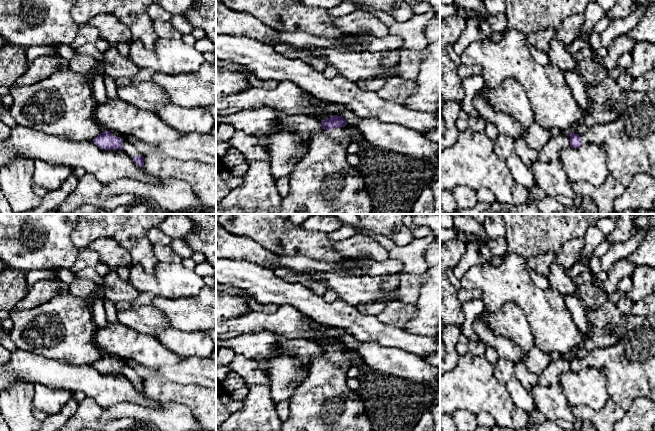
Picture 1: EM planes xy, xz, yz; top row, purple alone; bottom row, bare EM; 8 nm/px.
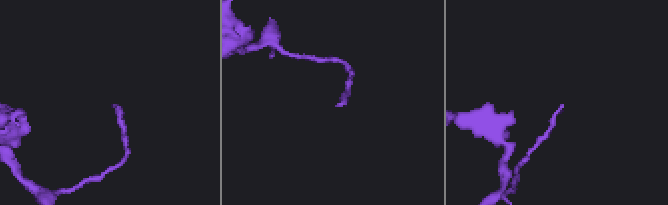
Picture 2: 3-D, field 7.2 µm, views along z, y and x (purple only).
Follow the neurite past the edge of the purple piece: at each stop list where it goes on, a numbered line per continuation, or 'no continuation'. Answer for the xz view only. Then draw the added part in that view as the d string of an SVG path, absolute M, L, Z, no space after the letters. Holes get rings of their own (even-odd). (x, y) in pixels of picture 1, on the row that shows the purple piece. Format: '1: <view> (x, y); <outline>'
1: xz (324, 182); M348 127L313 135L308 152L290 174L289 193L277 214L372 214L373 202L364 179L347 160L347 148L354 140L357 138Z

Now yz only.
1: yz (629, 142); M655 89L643 101L627 107L624 113L608 124L598 124L580 135L583 143L593 143L605 151L609 175L627 187L638 173L655 178Z

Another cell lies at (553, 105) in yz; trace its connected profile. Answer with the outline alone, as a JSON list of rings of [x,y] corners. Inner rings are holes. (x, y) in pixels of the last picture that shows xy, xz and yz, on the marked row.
[[[506,28],[499,42],[487,38],[470,43],[460,59],[464,65],[480,67],[486,89],[497,88],[507,78],[518,81],[531,103],[534,122],[546,129],[557,127],[561,132],[571,132],[583,117],[584,112],[575,101],[563,71],[557,66],[537,63],[528,48],[527,36],[516,29]]]

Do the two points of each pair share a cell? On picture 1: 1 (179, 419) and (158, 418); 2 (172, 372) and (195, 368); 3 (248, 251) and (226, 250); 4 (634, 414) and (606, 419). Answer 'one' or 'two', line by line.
1: one
2: one
3: one
4: two

